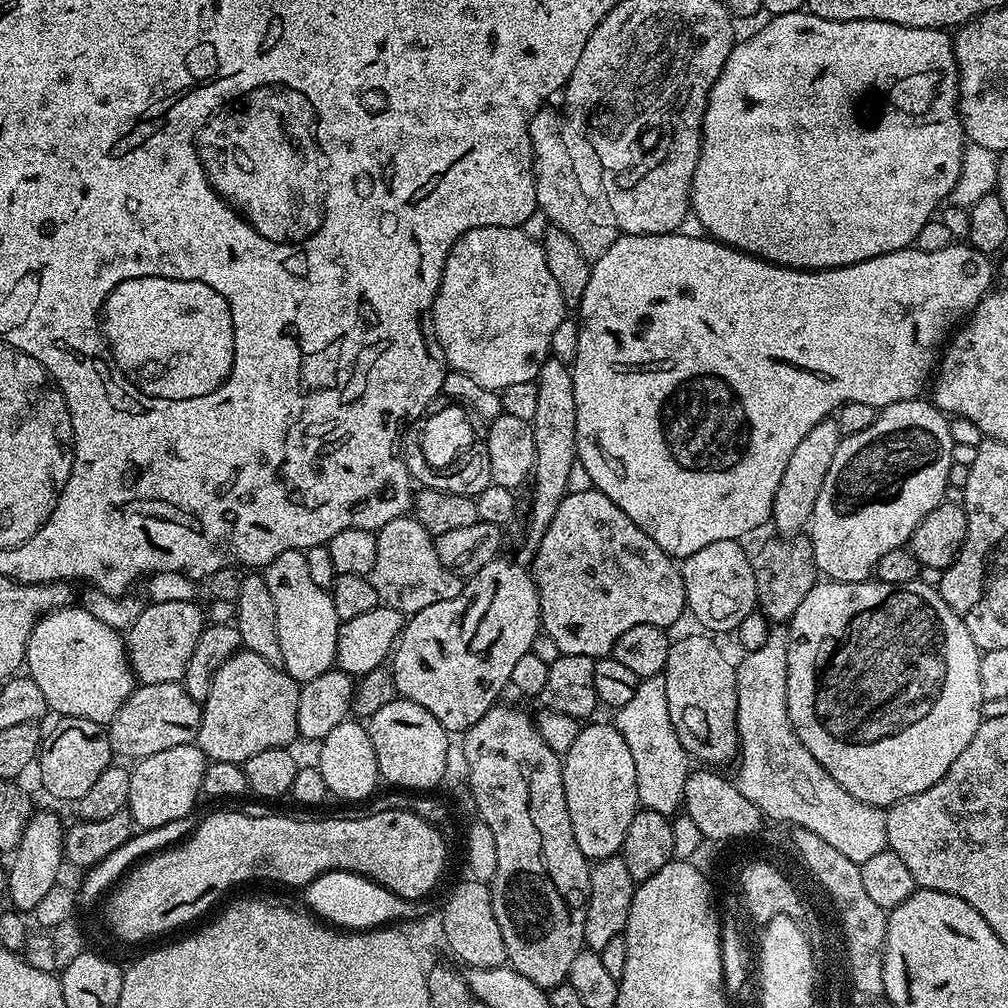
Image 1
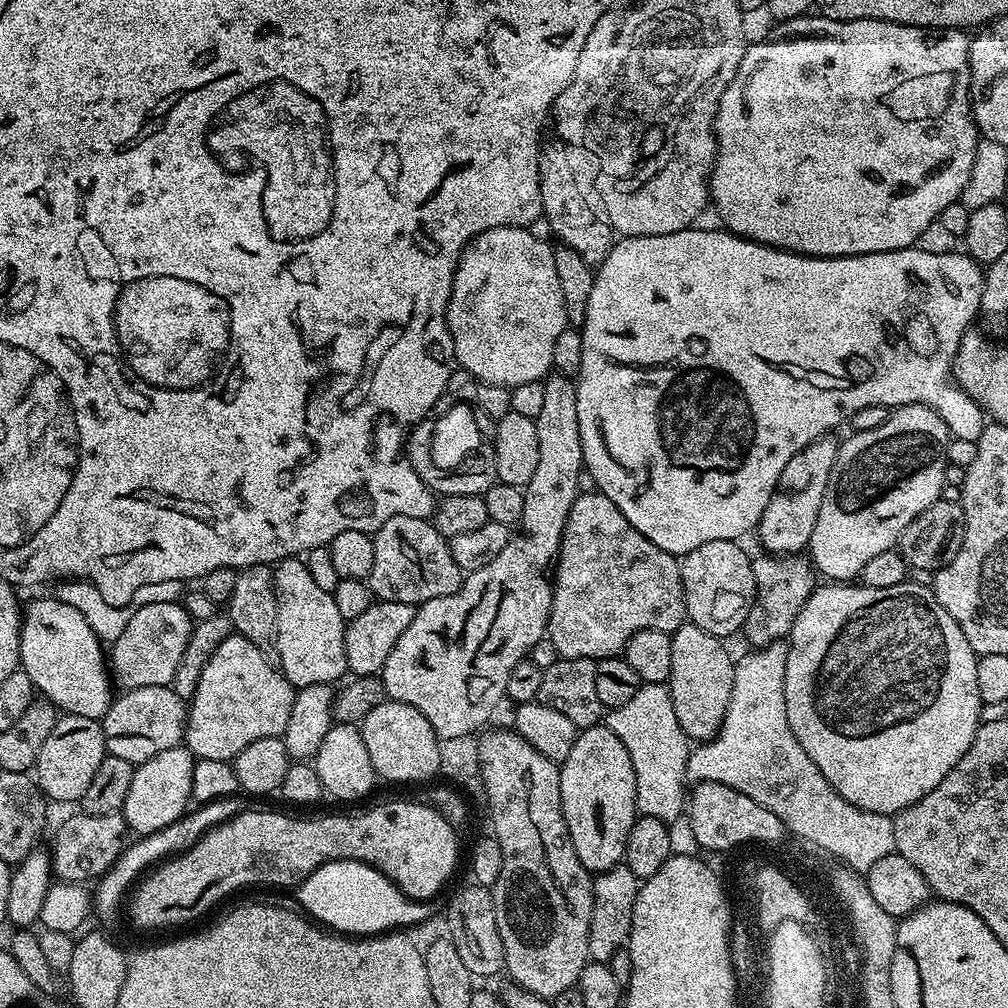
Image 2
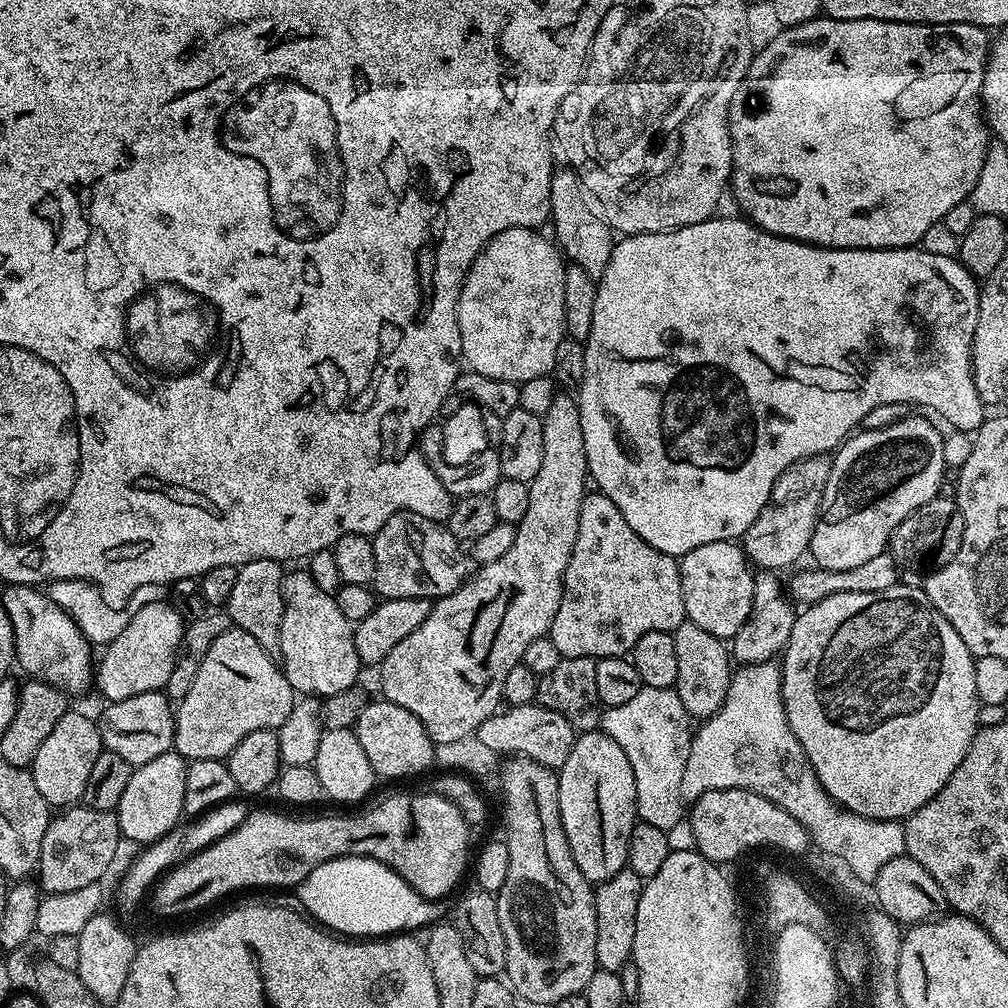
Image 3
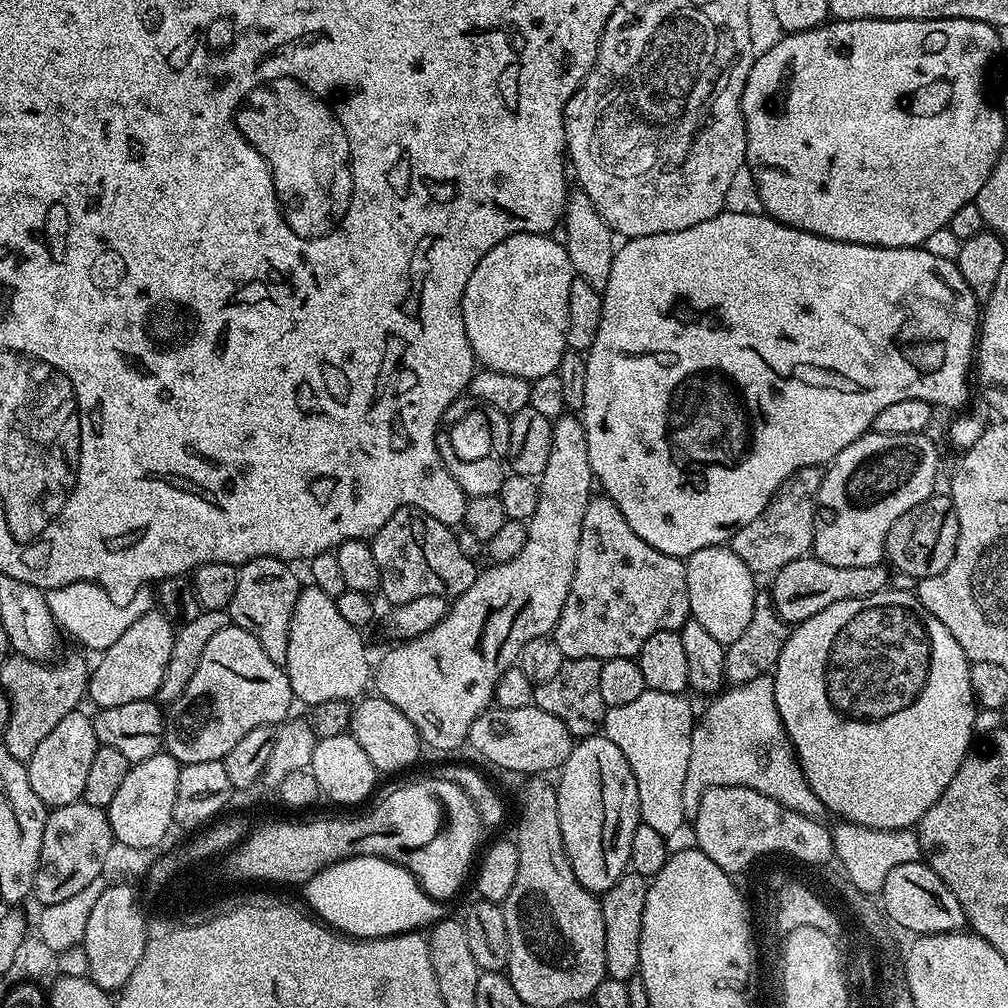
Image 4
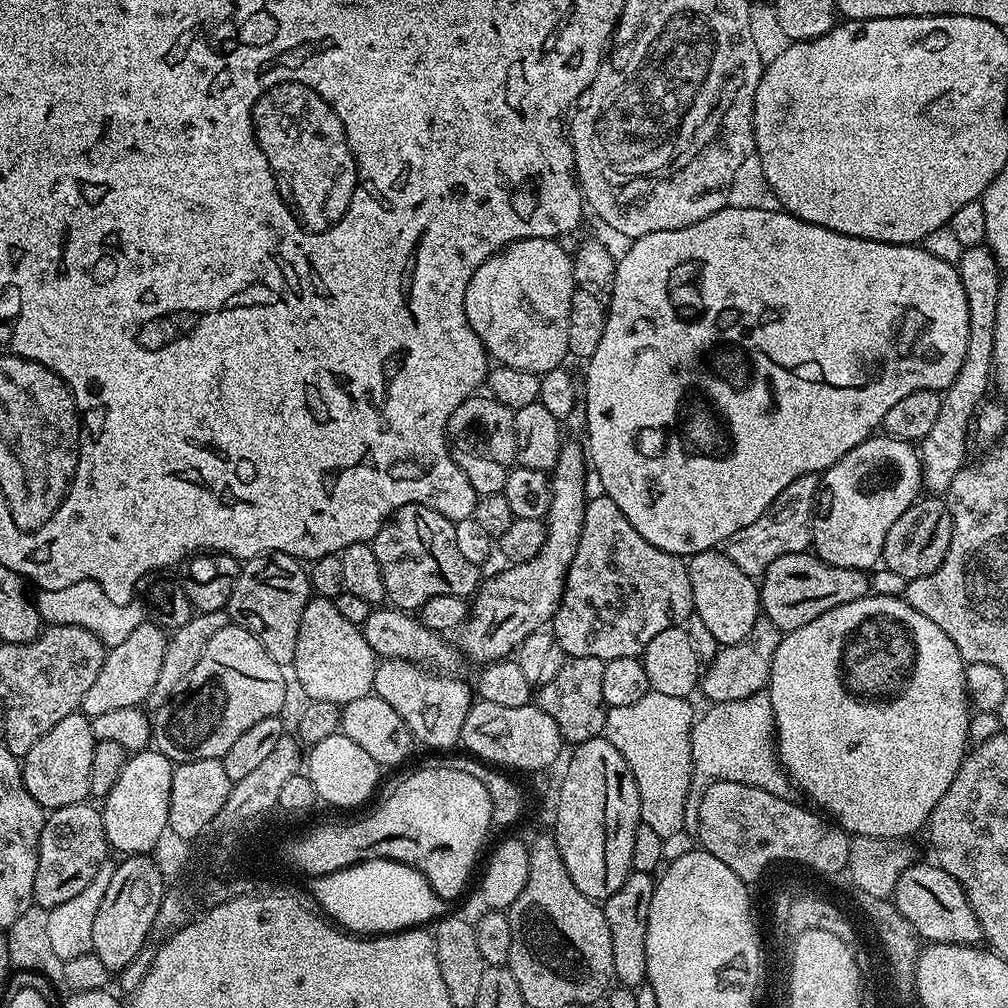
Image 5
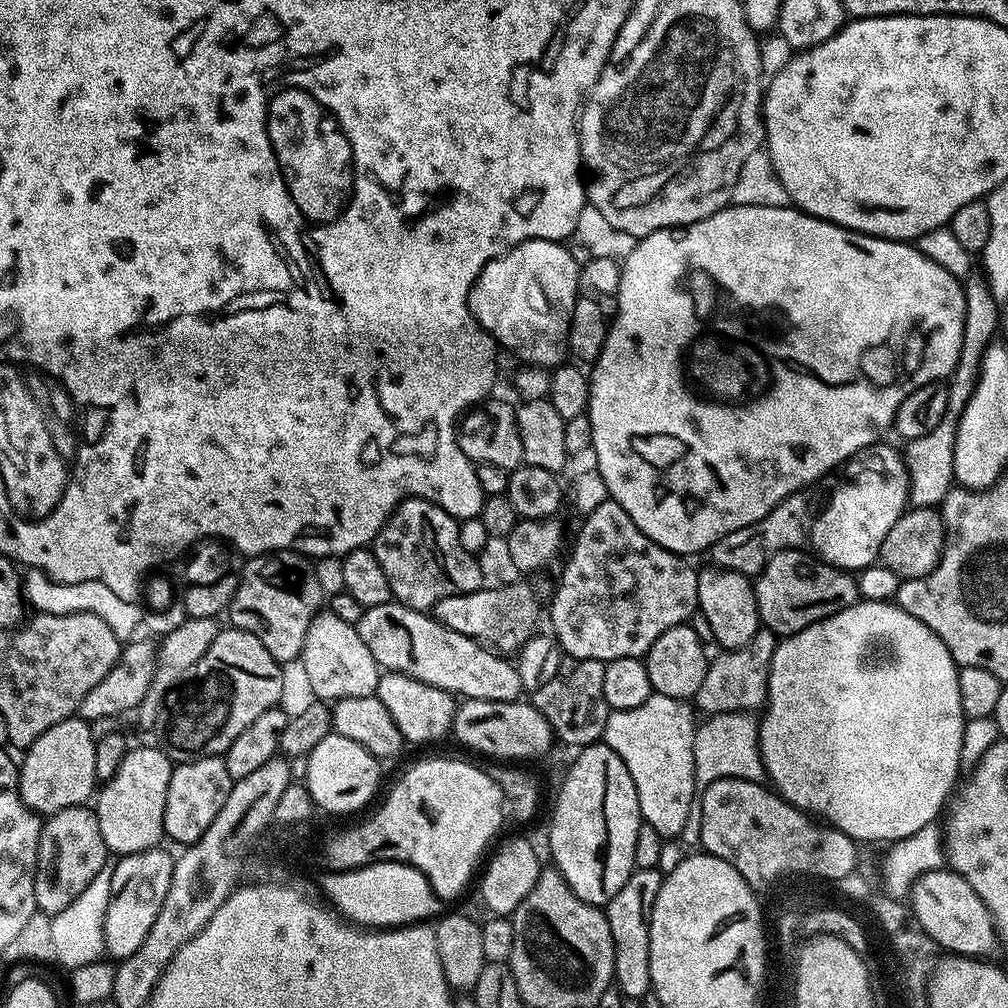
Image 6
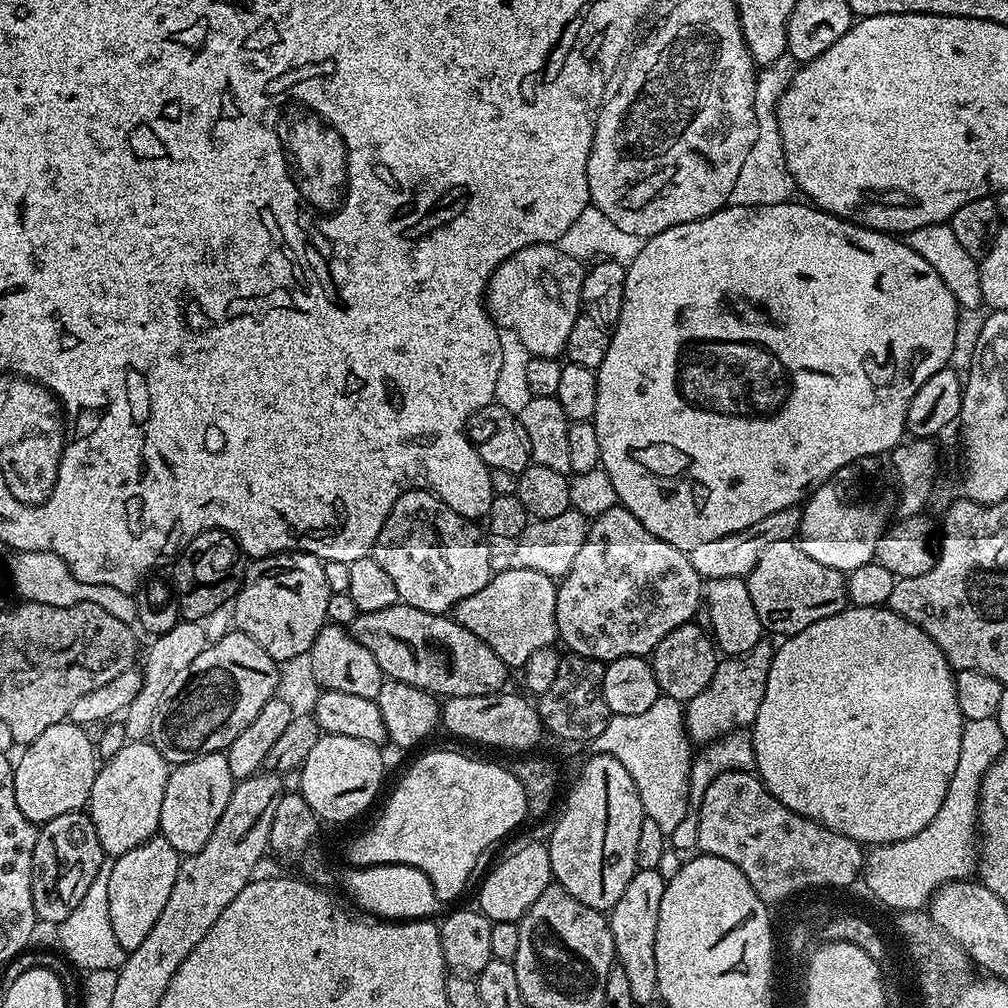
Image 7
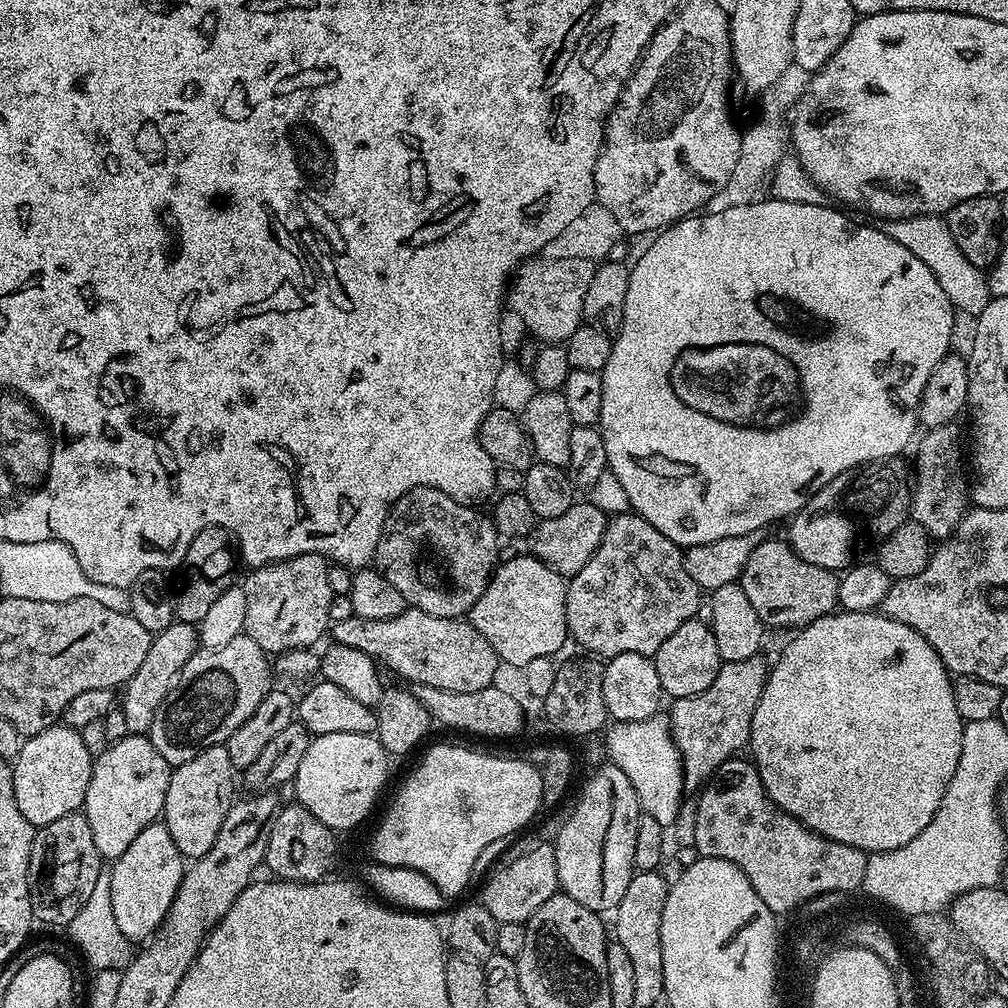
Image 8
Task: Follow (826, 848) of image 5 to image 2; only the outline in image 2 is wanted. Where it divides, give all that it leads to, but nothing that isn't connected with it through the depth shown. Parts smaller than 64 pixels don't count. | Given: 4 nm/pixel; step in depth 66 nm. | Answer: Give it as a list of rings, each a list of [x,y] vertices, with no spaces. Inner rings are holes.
[[[702,782],[691,789],[686,804],[686,816],[692,819],[692,836],[704,848],[724,854],[729,844],[738,840],[762,843],[772,836],[779,836],[783,824],[766,806],[758,806],[754,798],[735,792],[730,786],[718,782]]]

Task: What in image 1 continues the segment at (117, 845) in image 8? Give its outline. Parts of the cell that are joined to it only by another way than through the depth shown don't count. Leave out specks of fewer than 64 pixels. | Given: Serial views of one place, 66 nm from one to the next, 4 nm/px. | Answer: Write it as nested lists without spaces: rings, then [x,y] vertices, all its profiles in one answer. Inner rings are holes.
[[[194,742],[150,754],[145,760],[135,761],[131,769],[130,798],[126,811],[132,816],[137,829],[150,829],[166,825],[193,815],[192,807],[202,796],[202,778],[206,757]]]

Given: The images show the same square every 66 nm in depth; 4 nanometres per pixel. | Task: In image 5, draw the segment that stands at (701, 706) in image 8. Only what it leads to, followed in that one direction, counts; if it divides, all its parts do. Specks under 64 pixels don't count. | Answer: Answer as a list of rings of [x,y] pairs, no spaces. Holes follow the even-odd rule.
[[[767,618],[754,622],[754,630],[746,634],[741,644],[726,644],[717,651],[714,659],[703,669],[699,691],[712,704],[722,702],[738,702],[742,698],[750,698],[754,694],[765,691],[772,673],[774,650],[780,645],[781,630]]]

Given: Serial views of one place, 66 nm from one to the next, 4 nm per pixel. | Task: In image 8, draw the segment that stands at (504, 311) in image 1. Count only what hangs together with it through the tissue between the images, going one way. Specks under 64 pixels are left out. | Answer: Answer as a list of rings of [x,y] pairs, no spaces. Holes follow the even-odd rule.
[[[581,257],[562,258],[548,261],[533,258],[520,265],[510,284],[510,306],[522,314],[527,331],[544,340],[545,345],[563,345],[578,330],[584,320],[586,290],[594,278],[597,265]]]

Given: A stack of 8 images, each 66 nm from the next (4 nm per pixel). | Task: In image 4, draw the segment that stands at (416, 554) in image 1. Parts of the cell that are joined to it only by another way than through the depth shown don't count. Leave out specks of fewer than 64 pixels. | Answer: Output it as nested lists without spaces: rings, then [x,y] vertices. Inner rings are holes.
[[[400,508],[371,537],[374,562],[378,562],[380,575],[379,595],[384,595],[389,605],[414,602],[414,598],[426,598],[438,594],[445,598],[462,595],[476,580],[478,568],[472,565],[462,545],[456,541],[451,527],[438,518],[430,518],[417,508]]]

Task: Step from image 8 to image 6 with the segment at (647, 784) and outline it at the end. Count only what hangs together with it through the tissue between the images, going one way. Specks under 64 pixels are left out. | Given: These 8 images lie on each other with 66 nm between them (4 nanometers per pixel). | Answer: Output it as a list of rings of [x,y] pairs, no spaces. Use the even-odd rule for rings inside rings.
[[[653,694],[642,706],[634,706],[634,710],[609,711],[602,737],[603,743],[626,762],[634,786],[640,784],[636,793],[641,821],[654,826],[665,838],[679,837],[690,815],[690,802],[698,799],[694,774],[694,738],[698,727],[695,715],[689,701]]]

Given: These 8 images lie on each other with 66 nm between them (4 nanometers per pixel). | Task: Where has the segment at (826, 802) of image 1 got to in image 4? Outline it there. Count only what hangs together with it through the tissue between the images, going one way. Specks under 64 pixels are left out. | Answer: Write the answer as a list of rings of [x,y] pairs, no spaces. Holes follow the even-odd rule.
[[[759,676],[745,684],[725,687],[713,700],[716,701],[701,716],[699,713],[692,730],[689,769],[686,770],[685,785],[682,788],[682,810],[685,821],[695,821],[698,802],[702,802],[702,794],[714,786],[746,786],[750,790],[758,790],[758,794],[766,794],[766,798],[774,798],[774,802],[798,814],[819,817],[821,815],[819,812],[823,813],[825,806],[818,798],[818,794],[810,790],[792,740],[786,734],[784,723],[778,714],[778,702],[774,702],[772,676]],[[847,822],[837,825],[837,828],[831,829],[836,857],[846,864],[846,871],[859,890],[871,894],[883,893],[890,870],[895,870],[897,866],[906,866],[906,862],[921,859],[920,838],[912,828],[878,830]]]

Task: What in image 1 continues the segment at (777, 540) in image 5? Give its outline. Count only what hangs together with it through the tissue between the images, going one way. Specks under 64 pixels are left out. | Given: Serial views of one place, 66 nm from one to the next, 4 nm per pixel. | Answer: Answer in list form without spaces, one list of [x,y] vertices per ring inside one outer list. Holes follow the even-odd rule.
[[[835,419],[822,421],[790,454],[790,462],[786,462],[786,470],[782,470],[782,482],[778,482],[778,490],[772,503],[771,527],[776,527],[780,534],[800,534],[809,527],[814,510],[814,502],[818,502],[818,490],[822,490],[822,482],[826,482],[826,470],[830,470],[830,462],[834,462],[834,454],[838,450],[842,437],[840,427]]]

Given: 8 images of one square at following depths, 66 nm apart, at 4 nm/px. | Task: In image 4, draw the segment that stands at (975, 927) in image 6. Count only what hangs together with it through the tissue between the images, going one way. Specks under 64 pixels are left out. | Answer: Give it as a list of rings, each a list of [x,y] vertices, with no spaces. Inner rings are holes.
[[[920,860],[906,862],[906,866],[890,870],[882,893],[882,909],[897,925],[906,926],[910,933],[921,936],[958,932],[966,924],[962,906],[958,906],[958,898],[954,898],[950,886],[946,886],[946,882],[942,882],[933,869]]]

